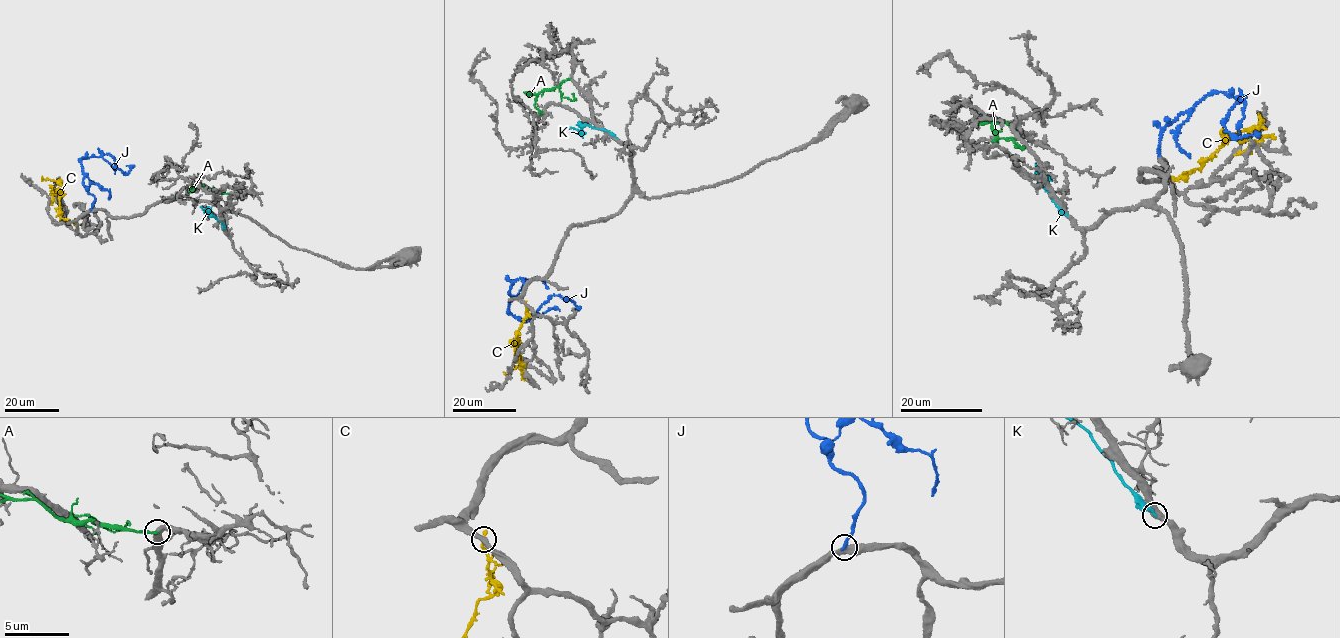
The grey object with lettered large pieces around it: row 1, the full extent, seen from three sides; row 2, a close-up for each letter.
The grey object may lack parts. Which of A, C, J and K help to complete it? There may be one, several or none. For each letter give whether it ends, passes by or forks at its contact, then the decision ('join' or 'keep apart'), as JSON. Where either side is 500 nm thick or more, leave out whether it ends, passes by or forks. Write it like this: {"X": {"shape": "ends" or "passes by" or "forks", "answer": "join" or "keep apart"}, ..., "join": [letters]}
{"A": {"shape": "ends", "answer": "keep apart"}, "C": {"shape": "ends", "answer": "keep apart"}, "J": {"answer": "keep apart"}, "K": {"shape": "ends", "answer": "keep apart"}, "join": []}

